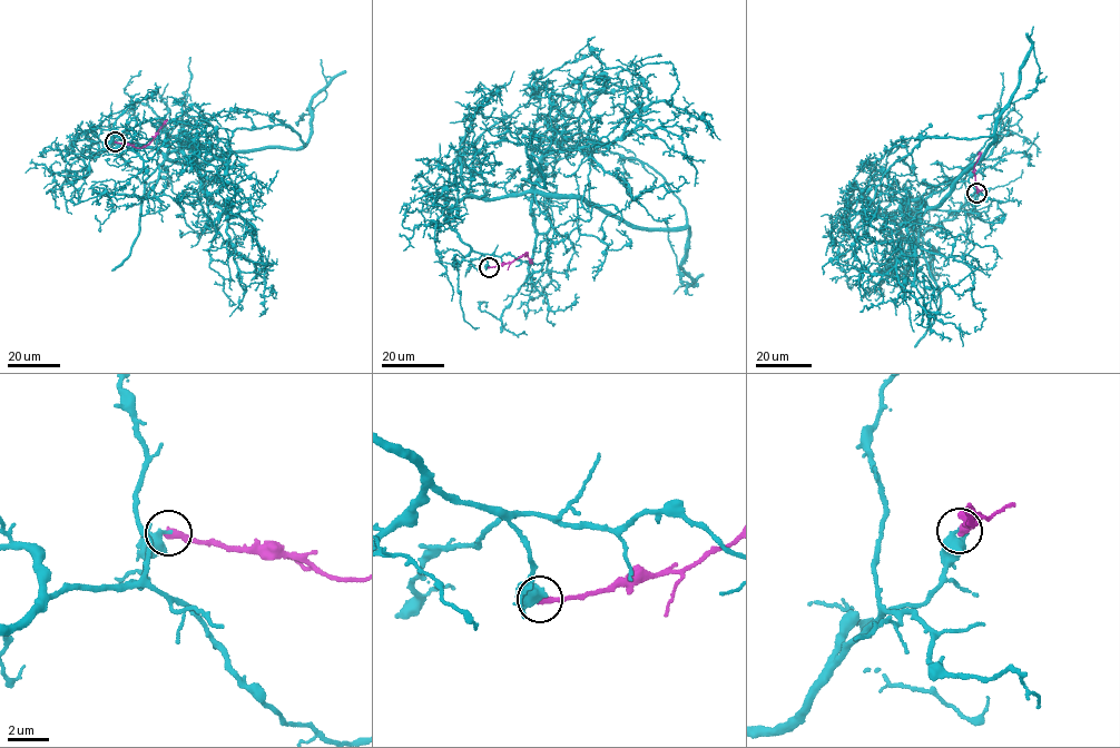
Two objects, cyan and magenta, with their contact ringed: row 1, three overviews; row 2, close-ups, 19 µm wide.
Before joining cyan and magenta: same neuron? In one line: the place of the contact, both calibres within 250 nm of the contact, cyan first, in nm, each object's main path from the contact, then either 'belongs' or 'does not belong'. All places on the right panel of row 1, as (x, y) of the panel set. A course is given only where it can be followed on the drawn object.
place (976, 193); calibres 320 and 360 nm; course cyan (976, 193), (952, 219), (919, 232), (920, 206), (945, 197), (996, 139), (1033, 42), (1033, 91), (978, 116); course magenta (976, 193), (980, 190), (974, 167), (982, 151); does not belong

